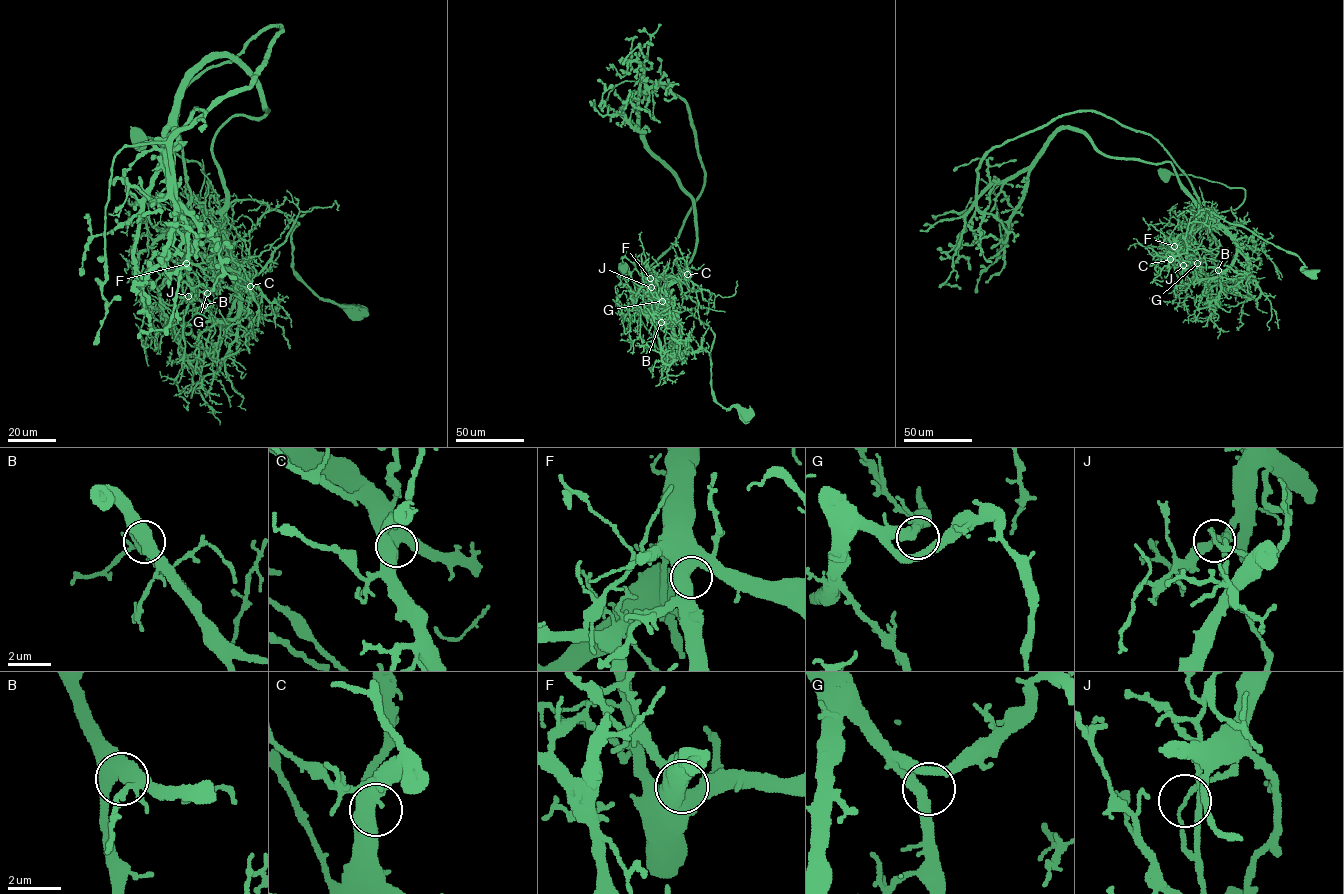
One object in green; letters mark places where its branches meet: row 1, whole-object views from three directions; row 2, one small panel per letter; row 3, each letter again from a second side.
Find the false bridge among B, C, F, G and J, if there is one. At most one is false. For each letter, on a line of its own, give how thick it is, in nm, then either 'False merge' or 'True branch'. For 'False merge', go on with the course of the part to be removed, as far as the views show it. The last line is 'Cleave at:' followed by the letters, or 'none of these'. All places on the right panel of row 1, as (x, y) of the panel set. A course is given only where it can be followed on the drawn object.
B: Thickness 550 nm. True branch
C: Thickness 550 nm. True branch
F: Thickness 550 nm. True branch
G: Thickness 380 nm. True branch
J: Thickness 140 nm. False merge. Course of the part to remove: (1183, 265), (1201, 211), (1189, 178), (1151, 136), (1074, 111), (981, 162), (1001, 246), (976, 293)
Cleave at: J

